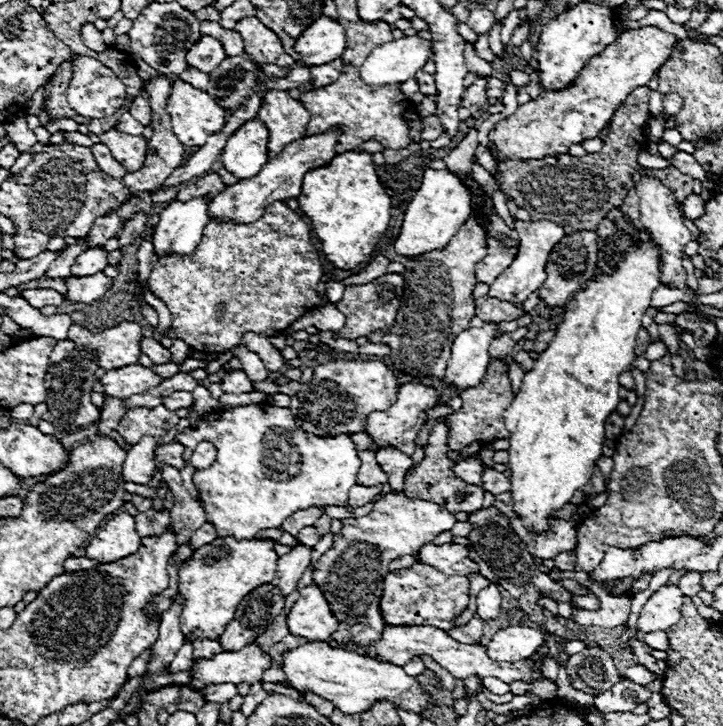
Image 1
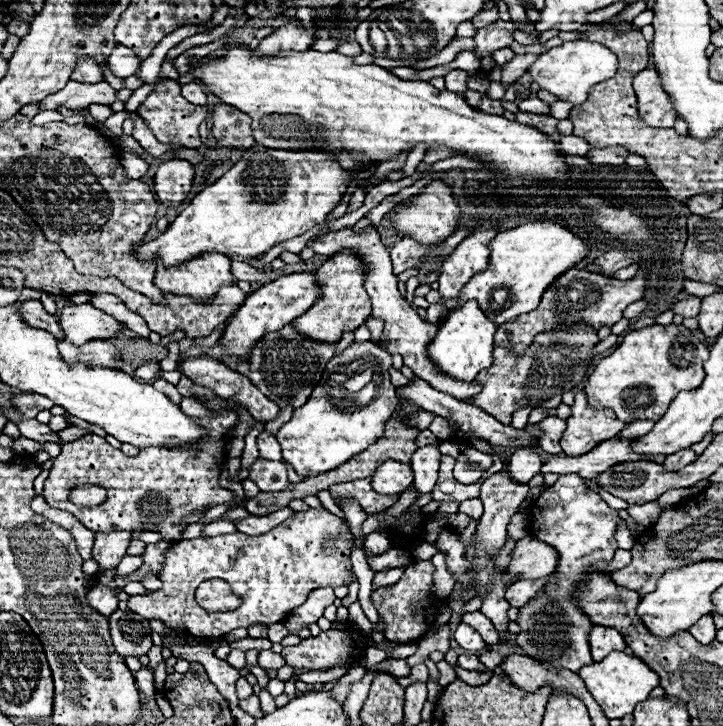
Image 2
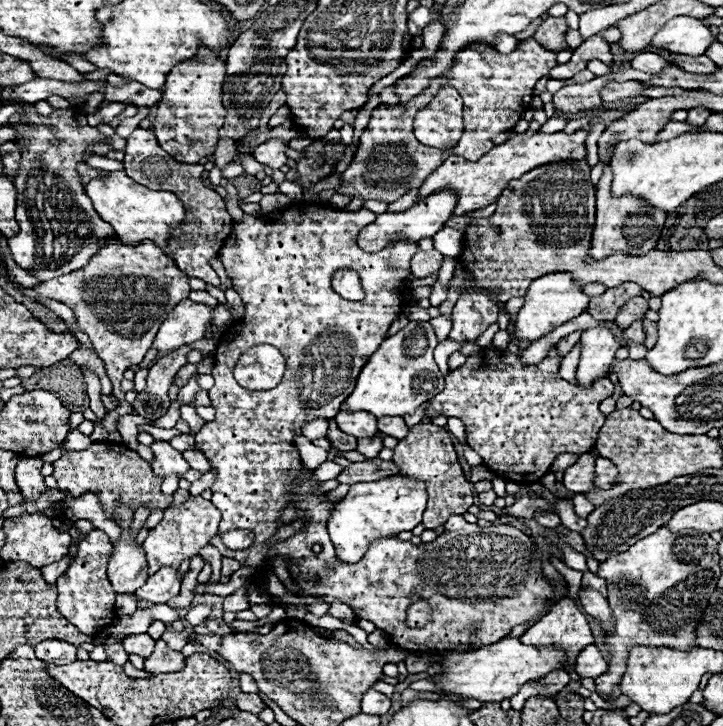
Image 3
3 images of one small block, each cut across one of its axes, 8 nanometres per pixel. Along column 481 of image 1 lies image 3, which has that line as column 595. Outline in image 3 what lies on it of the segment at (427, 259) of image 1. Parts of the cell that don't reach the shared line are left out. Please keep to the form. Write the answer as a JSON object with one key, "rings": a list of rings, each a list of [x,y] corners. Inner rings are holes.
{"rings":[[[606,162],[604,174],[596,186],[596,224],[588,254],[594,260],[602,260],[604,256],[608,256],[608,252],[632,252],[632,256],[650,252],[652,248],[656,248],[666,214],[662,210],[650,208],[648,204],[644,204],[634,196],[622,196],[622,198],[610,196],[610,182],[612,182],[612,172],[610,164]]]}

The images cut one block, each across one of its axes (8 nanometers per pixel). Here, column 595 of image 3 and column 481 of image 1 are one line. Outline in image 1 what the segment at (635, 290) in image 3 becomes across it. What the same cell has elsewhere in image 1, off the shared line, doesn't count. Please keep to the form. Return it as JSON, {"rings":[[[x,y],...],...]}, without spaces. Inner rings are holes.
{"rings":[[[482,296],[476,300],[476,316],[486,322],[508,322],[524,316],[524,310],[512,304],[500,304],[500,300],[492,300],[490,296]]]}

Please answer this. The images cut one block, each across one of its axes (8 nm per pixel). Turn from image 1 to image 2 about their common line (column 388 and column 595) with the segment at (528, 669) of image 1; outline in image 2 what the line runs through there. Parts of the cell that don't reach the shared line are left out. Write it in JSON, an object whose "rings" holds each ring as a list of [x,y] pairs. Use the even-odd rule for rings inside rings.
{"rings":[[[592,626],[590,634],[588,634],[588,642],[590,642],[594,662],[604,660],[614,650],[624,650],[626,648],[626,642],[624,642],[622,634],[618,630],[606,628],[606,626],[596,626],[596,628]]]}

